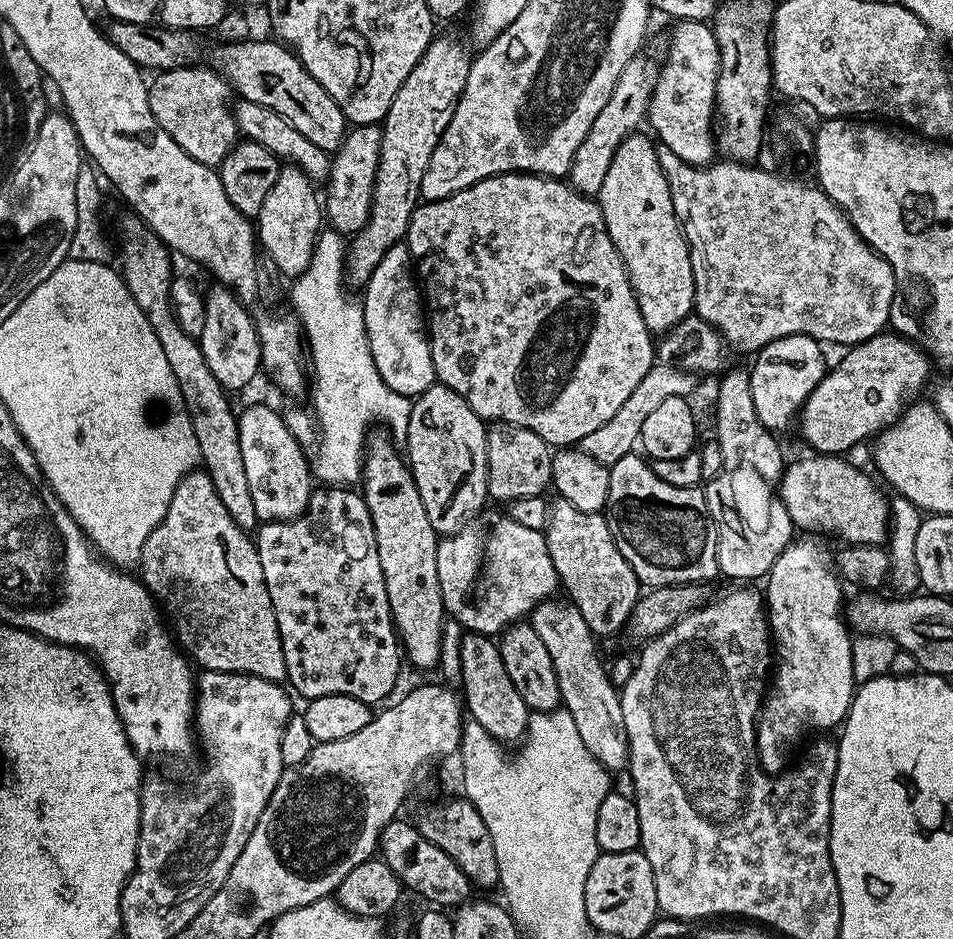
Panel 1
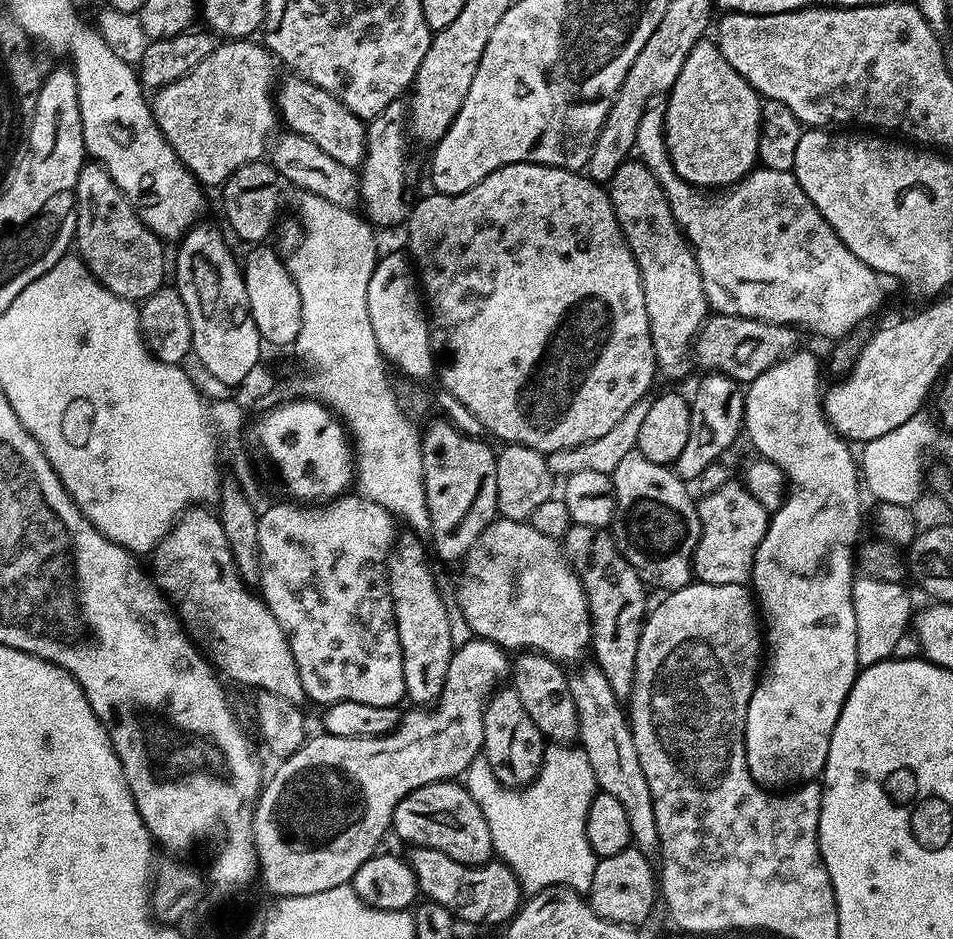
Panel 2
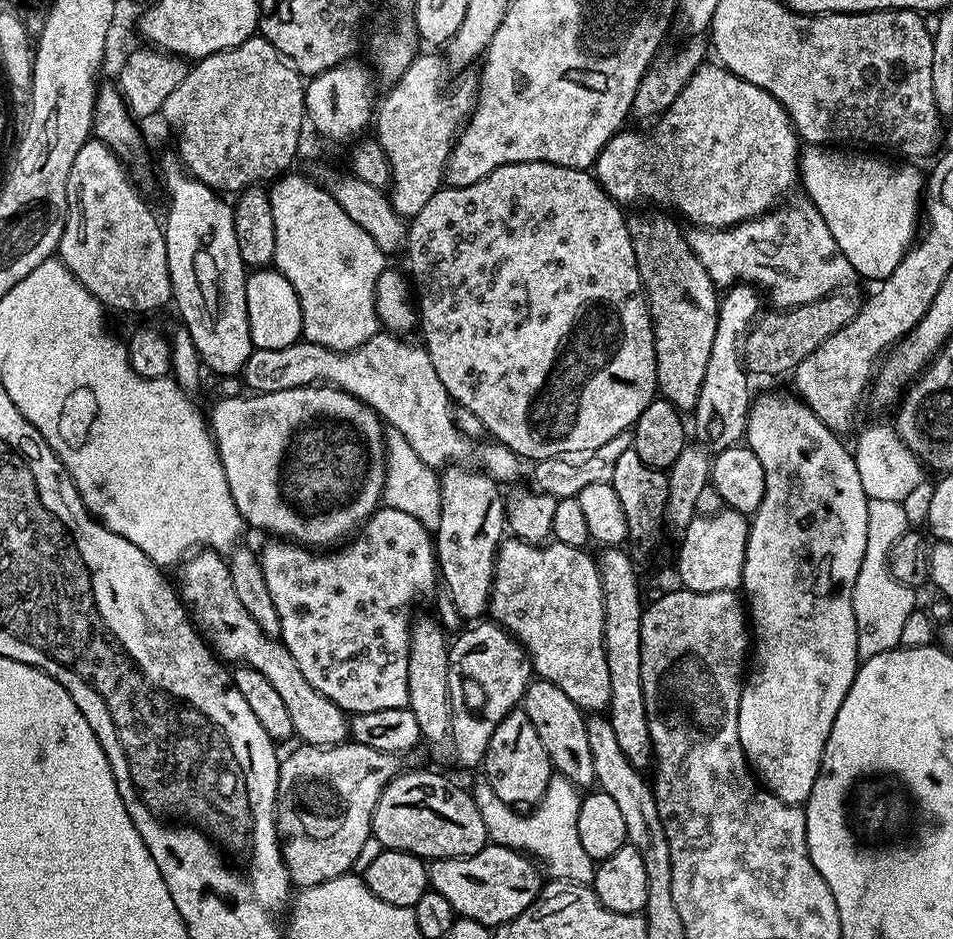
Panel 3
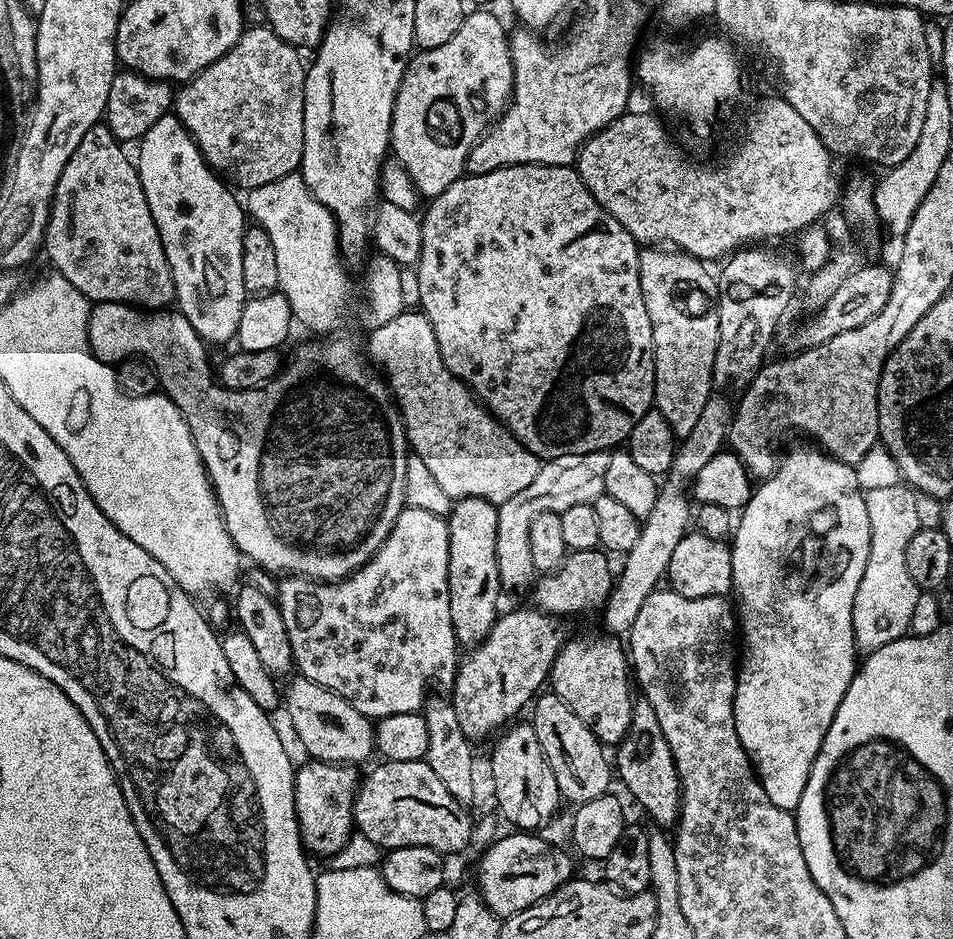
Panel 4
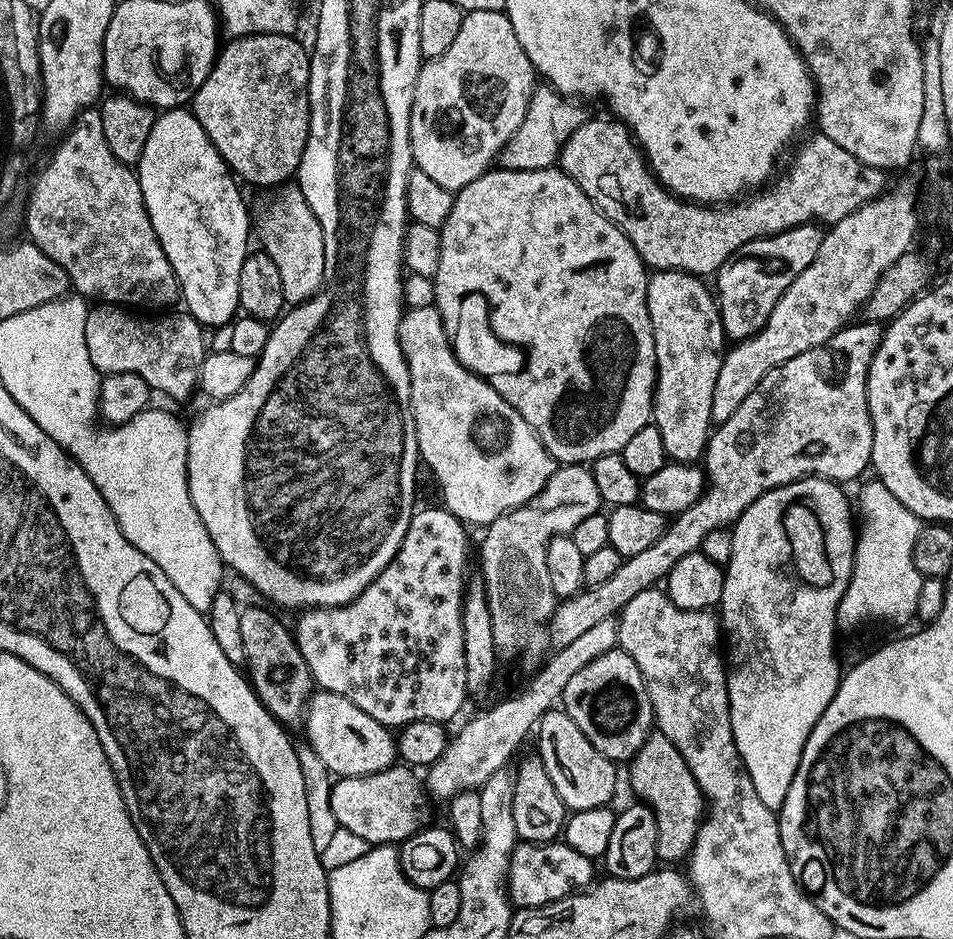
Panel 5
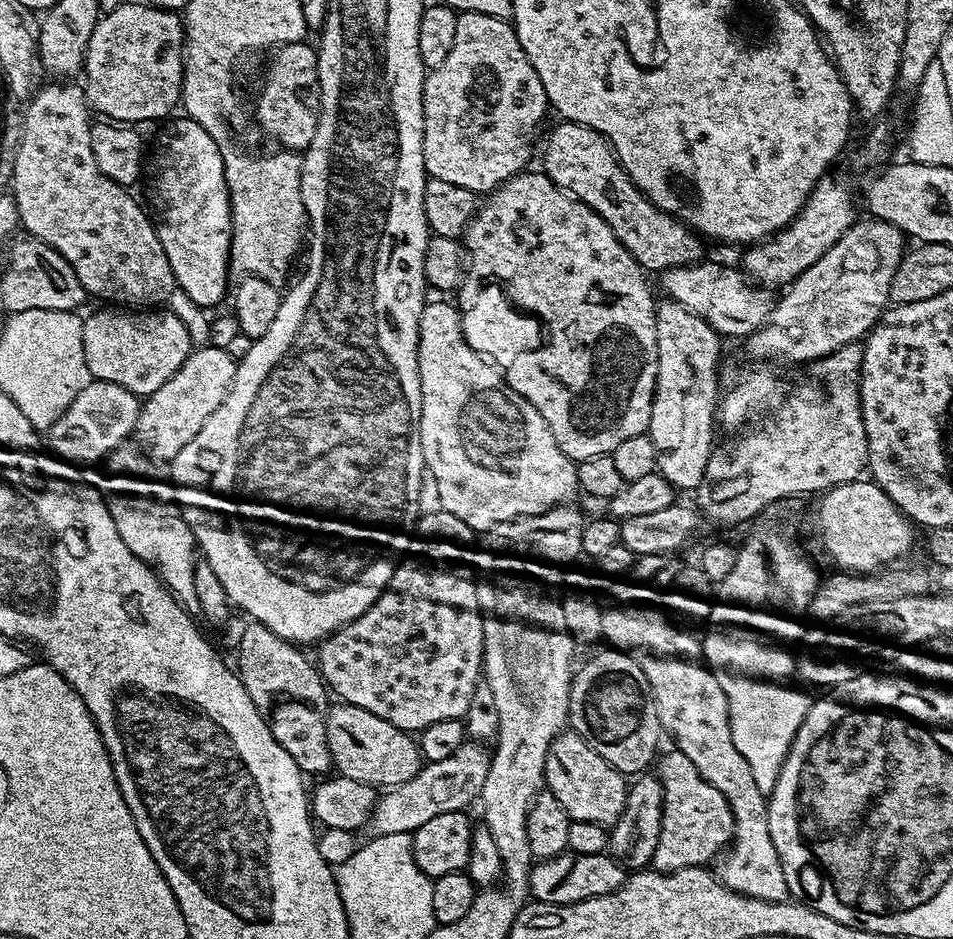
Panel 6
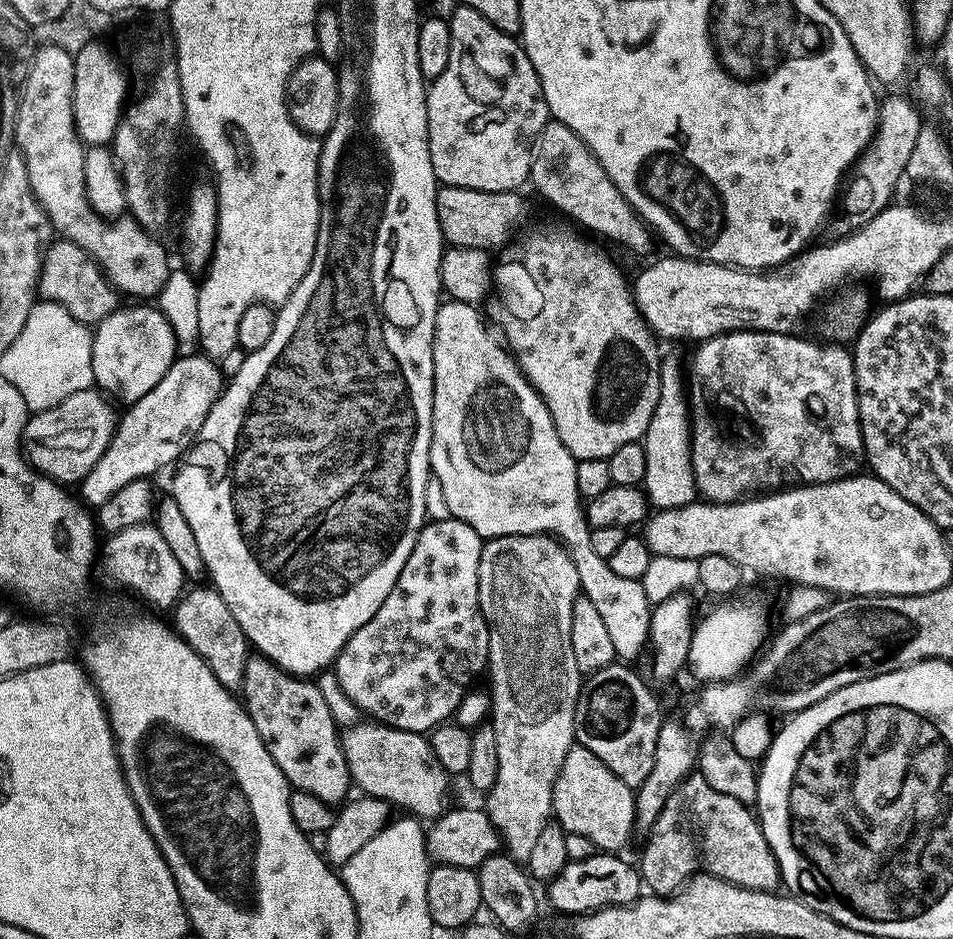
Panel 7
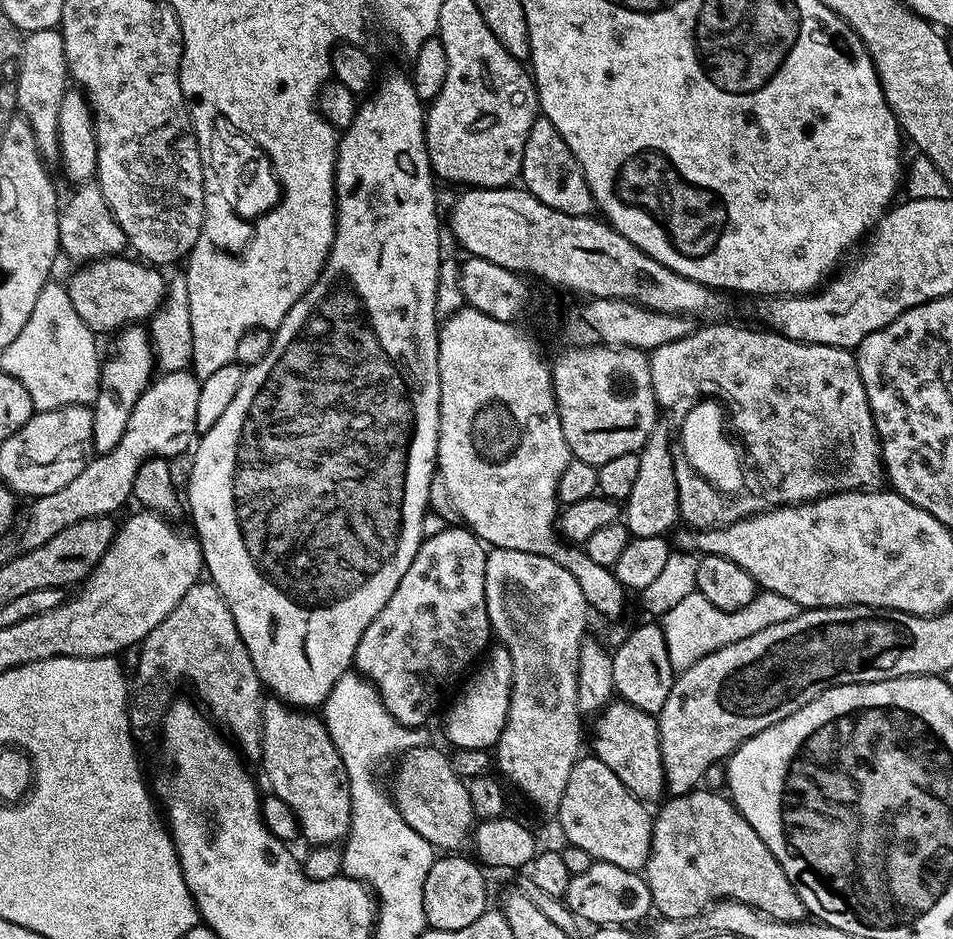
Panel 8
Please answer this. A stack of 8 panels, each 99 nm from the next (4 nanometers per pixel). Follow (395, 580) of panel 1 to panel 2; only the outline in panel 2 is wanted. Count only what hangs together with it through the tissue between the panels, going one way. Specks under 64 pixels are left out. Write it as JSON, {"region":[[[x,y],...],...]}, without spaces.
{"region":[[[407,535],[397,539],[388,558],[388,589],[392,595],[398,642],[402,646],[404,695],[409,701],[413,700],[413,705],[431,706],[440,697],[446,682],[446,670],[450,670],[454,651],[452,620],[448,617],[444,596],[436,585],[436,576],[428,565],[425,541],[423,544],[419,535]]]}

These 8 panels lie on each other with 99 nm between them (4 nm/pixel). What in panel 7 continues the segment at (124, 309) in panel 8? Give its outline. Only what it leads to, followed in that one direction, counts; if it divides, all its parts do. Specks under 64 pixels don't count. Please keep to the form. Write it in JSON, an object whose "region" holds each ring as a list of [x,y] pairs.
{"region":[[[56,238],[45,247],[44,254],[40,258],[40,277],[36,283],[36,291],[41,301],[49,300],[58,306],[62,306],[62,310],[66,310],[66,314],[70,314],[74,318],[78,318],[78,322],[89,326],[95,326],[102,322],[102,318],[106,318],[115,312],[118,307],[118,293],[113,288],[111,282],[104,277],[104,270],[88,255],[75,244],[63,238]]]}

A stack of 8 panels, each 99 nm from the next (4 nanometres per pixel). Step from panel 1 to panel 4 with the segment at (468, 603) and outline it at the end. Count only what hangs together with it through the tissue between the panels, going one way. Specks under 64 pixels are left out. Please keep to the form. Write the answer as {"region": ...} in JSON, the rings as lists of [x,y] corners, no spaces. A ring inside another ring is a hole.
{"region":[[[591,548],[581,552],[569,551],[564,565],[557,572],[541,575],[531,589],[531,603],[542,612],[557,618],[572,616],[575,612],[588,612],[591,608],[603,609],[614,587],[614,568],[608,565],[609,557],[603,551]],[[615,635],[576,636],[565,639],[552,663],[551,691],[555,692],[605,746],[615,746],[630,730],[634,699],[634,680],[630,675],[630,656]]]}

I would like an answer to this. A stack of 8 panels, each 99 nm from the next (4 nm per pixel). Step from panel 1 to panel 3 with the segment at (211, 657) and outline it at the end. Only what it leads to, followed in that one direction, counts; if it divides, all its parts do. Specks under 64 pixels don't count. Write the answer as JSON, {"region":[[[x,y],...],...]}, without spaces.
{"region":[[[196,550],[179,565],[178,571],[180,571],[178,591],[184,602],[184,607],[188,609],[188,615],[192,623],[196,625],[196,631],[203,636],[217,657],[229,665],[253,668],[258,670],[258,674],[263,674],[274,685],[274,691],[282,697],[286,710],[290,710],[290,722],[294,722],[294,733],[297,737],[301,736],[299,739],[303,743],[325,746],[345,743],[350,736],[349,717],[334,702],[330,702],[325,696],[318,694],[318,690],[314,690],[314,686],[310,686],[310,682],[306,682],[302,670],[298,670],[298,662],[294,662],[290,650],[286,650],[286,646],[280,643],[277,637],[265,634],[262,626],[258,626],[258,622],[254,622],[254,618],[250,618],[246,606],[242,606],[238,594],[234,594],[234,582],[230,582],[227,559],[215,550]]]}

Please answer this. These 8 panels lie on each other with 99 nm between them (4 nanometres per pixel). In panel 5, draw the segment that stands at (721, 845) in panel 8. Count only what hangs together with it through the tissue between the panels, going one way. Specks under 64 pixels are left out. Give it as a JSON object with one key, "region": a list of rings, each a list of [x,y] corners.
{"region":[[[654,730],[648,735],[646,742],[642,742],[642,750],[638,750],[638,754],[634,754],[631,760],[627,761],[626,768],[628,768],[628,784],[632,787],[633,794],[636,795],[633,797],[637,801],[648,804],[650,810],[654,810],[654,822],[658,822],[657,861],[668,866],[675,865],[677,863],[675,860],[683,861],[692,851],[700,824],[706,815],[704,795],[694,774],[690,774],[690,766],[686,766],[686,758],[682,758],[682,754],[678,754],[678,746],[674,746],[674,742],[670,742],[670,738],[666,738],[666,734]]]}

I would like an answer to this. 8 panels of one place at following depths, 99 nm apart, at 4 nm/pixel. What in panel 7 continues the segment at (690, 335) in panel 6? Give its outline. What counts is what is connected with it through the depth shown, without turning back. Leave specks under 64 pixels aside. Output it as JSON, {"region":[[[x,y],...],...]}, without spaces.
{"region":[[[665,359],[660,365],[660,393],[658,406],[650,418],[650,426],[644,432],[643,445],[646,450],[646,474],[642,491],[653,509],[681,508],[693,503],[698,493],[695,486],[694,470],[691,466],[692,423],[690,401],[684,393],[686,376],[680,373],[676,360]]]}

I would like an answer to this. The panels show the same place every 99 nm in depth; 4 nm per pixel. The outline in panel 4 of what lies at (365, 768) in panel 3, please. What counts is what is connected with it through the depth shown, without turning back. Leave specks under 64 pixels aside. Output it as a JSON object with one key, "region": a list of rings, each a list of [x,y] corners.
{"region":[[[314,759],[307,763],[295,769],[294,806],[300,823],[300,841],[313,857],[329,858],[342,850],[354,833],[352,807],[356,805],[357,769],[347,764],[325,764]]]}

